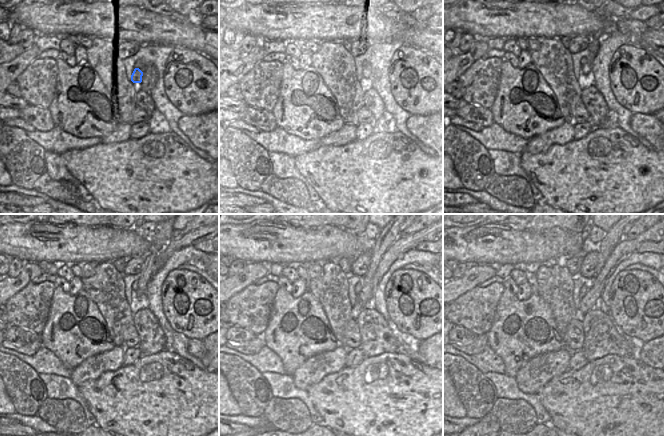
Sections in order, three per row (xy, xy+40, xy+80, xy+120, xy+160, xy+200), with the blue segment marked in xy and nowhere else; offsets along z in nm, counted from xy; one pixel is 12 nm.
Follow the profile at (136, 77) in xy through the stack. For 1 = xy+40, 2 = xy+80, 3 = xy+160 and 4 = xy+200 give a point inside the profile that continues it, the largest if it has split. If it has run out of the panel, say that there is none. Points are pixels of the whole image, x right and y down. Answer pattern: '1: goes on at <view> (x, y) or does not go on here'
1: goes on at xy+40 (366, 73)
2: goes on at xy+80 (593, 47)
3: goes on at xy+160 (387, 236)
4: goes on at xy+200 (611, 238)

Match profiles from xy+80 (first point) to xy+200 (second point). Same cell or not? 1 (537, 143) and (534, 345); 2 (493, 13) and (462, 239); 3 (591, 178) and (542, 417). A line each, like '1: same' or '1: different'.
1: different
2: same
3: different

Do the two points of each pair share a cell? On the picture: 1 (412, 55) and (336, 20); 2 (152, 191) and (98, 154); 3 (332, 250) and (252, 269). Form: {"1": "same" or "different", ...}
{"1": "different", "2": "same", "3": "different"}

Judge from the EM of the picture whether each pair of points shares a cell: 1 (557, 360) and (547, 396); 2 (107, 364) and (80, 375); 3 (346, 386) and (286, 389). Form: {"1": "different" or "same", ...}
{"1": "different", "2": "same", "3": "different"}

